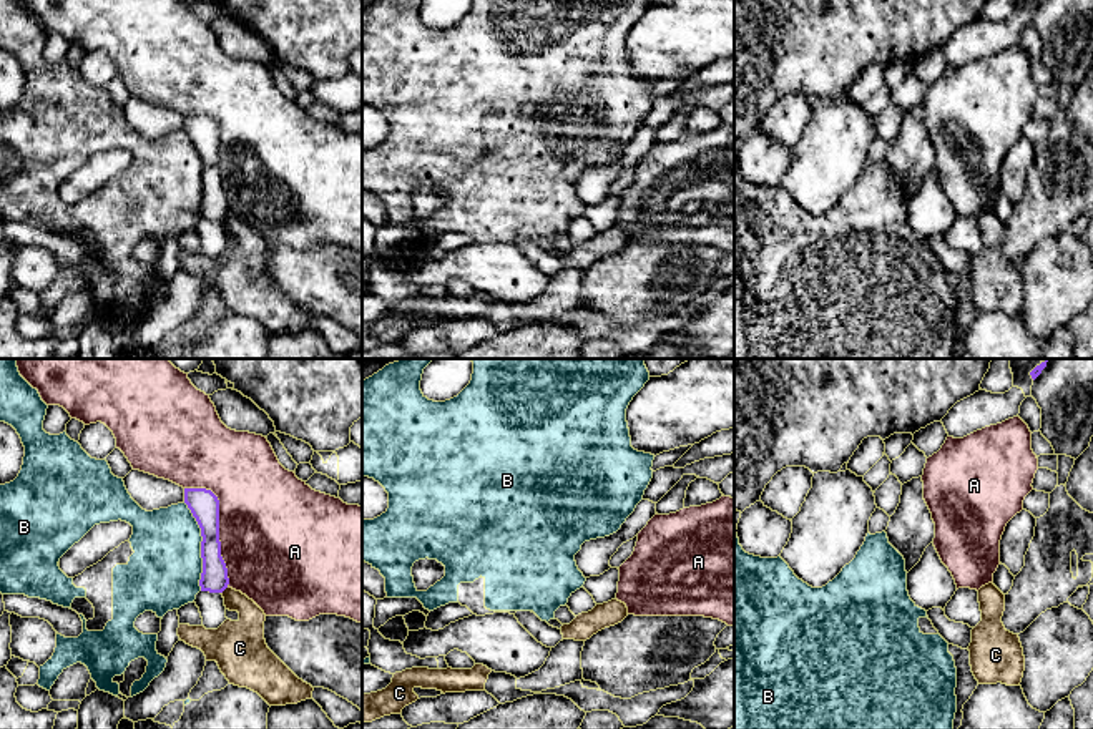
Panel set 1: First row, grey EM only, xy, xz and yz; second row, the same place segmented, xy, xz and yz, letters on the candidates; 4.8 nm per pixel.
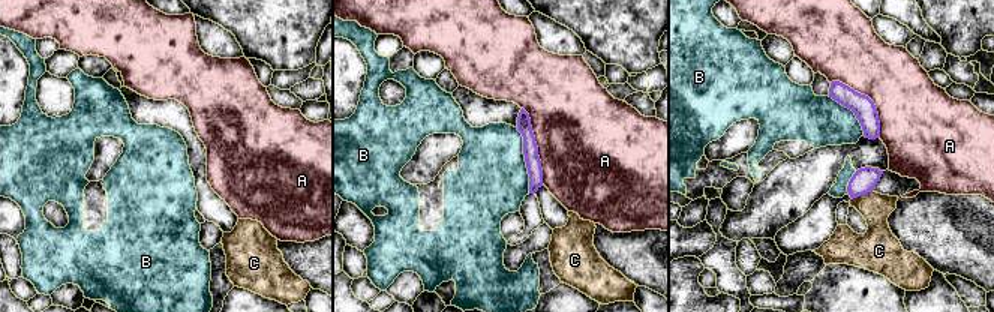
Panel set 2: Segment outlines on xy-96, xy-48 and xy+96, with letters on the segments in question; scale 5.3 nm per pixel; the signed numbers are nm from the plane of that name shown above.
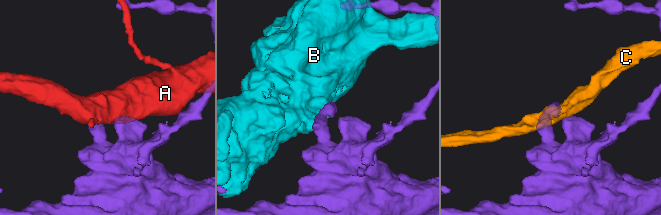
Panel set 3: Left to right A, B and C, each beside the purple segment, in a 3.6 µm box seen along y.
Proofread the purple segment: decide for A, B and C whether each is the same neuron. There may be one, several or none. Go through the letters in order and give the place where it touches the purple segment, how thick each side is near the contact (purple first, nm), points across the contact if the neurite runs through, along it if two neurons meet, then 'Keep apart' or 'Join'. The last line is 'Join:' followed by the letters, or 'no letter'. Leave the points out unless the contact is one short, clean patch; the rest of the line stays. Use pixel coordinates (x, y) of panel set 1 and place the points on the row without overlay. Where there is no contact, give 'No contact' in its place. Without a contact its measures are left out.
A: Touches purple at xy (218, 153). Thickness 140 nm (purple) against 500 nm. Keep apart
B: Touches purple at xy (201, 175). Thickness 140 nm (purple) against 360 nm. Keep apart
C: Touches purple at xy (225, 216). Thickness 130 nm (purple) against 180 nm. Boundary: xy (228, 215), (221, 221). Keep apart
Join: no letter

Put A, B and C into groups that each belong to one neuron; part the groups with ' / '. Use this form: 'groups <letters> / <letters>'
groups A / B / C

